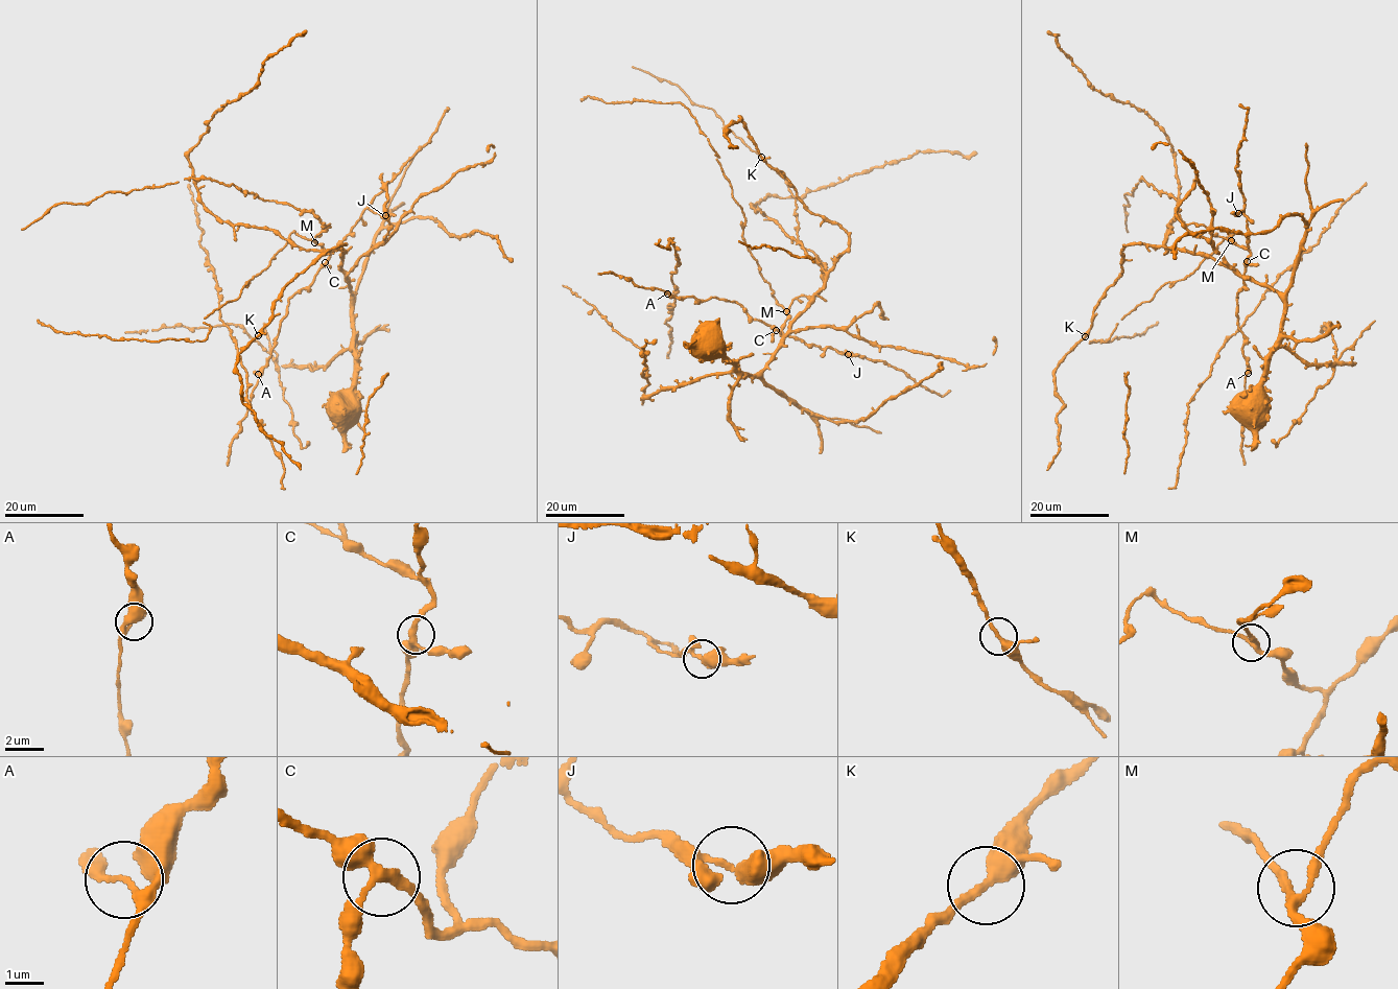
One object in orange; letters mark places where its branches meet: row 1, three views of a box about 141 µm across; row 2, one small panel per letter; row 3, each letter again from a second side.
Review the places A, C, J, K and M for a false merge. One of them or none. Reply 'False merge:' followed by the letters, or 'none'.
False merge: none

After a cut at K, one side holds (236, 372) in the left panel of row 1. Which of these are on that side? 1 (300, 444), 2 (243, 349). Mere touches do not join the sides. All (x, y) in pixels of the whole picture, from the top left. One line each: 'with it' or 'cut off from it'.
1: cut off from it
2: with it

